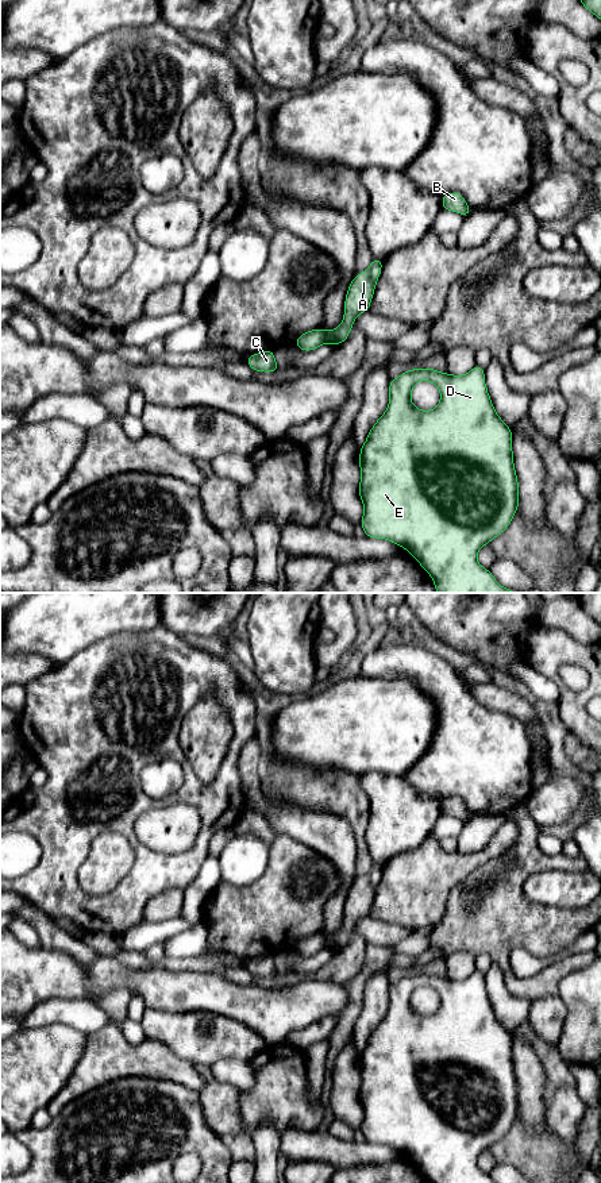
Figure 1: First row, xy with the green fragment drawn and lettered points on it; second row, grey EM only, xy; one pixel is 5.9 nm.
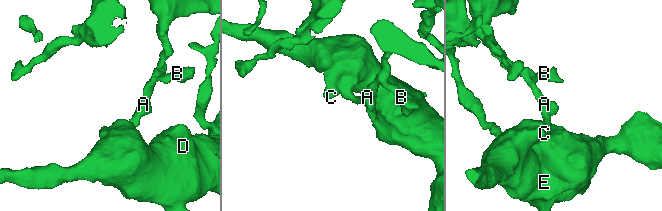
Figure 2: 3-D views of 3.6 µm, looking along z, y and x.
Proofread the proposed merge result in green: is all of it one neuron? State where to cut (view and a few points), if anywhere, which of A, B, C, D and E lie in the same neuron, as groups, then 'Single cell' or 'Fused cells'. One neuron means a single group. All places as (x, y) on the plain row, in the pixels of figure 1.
Split along xy (323, 935), (327, 947). Groups: A B / C D E. Fused cells

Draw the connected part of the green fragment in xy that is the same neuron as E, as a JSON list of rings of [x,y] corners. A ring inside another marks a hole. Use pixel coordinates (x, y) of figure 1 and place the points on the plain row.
[[[474,970],[474,972],[463,980],[452,980],[450,978],[424,972],[407,975],[397,983],[389,984],[388,1013],[374,1028],[366,1047],[359,1055],[361,1086],[358,1097],[365,1113],[359,1130],[363,1133],[365,1141],[386,1144],[409,1156],[431,1183],[494,1183],[489,1174],[485,1174],[478,1168],[477,1159],[484,1151],[489,1149],[511,1130],[511,1126],[519,1114],[519,1084],[513,1068],[512,1041],[511,1032],[508,1032],[494,1016],[485,989],[485,974],[478,970]],[[421,986],[432,987],[440,997],[440,1006],[438,1011],[431,1016],[416,1013],[411,1005],[415,990]]]

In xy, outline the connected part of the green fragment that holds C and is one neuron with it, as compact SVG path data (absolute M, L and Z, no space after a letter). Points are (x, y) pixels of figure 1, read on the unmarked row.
M274 955L261 956L246 963L246 968L253 976L273 978L278 976Z

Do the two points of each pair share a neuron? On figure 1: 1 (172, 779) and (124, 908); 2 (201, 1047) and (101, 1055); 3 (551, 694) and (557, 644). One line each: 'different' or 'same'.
1: different
2: different
3: different

